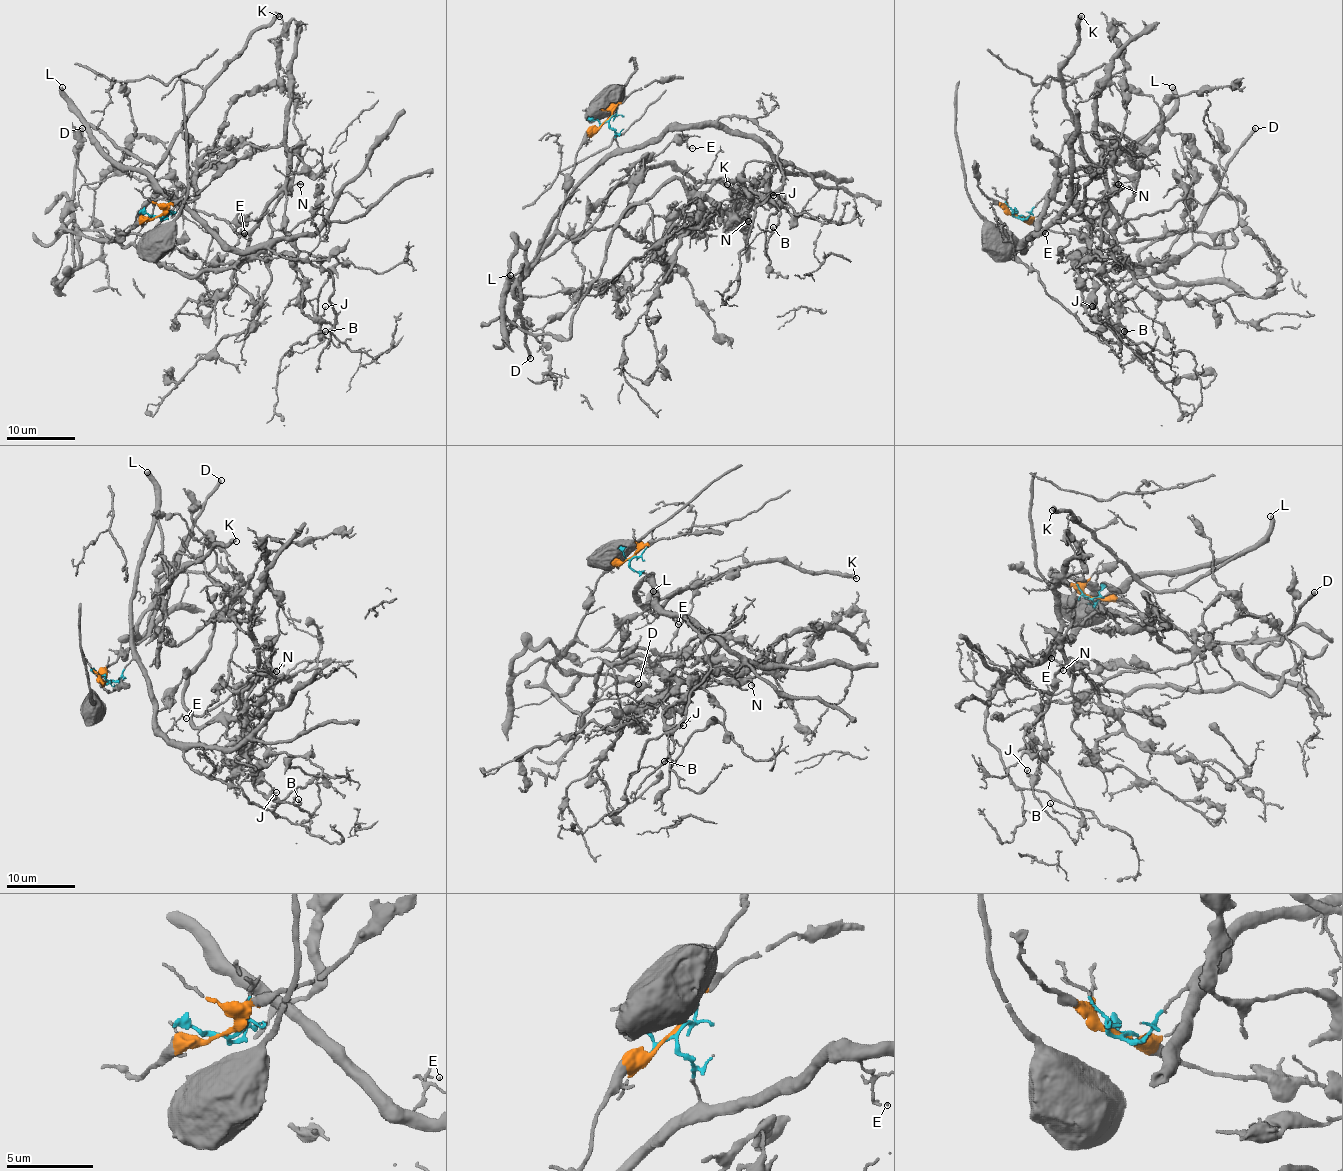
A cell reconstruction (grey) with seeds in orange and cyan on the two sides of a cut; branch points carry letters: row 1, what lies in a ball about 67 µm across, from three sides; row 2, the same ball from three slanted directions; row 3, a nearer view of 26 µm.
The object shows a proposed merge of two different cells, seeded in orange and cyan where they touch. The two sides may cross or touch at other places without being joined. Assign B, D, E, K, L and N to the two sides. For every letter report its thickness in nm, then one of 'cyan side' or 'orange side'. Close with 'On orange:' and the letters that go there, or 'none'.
B: 120 nm | cyan side
D: 360 nm | orange side
E: 120 nm | cyan side
K: 480 nm | cyan side
L: 440 nm | cyan side
N: 220 nm | orange side
On orange: D, N

